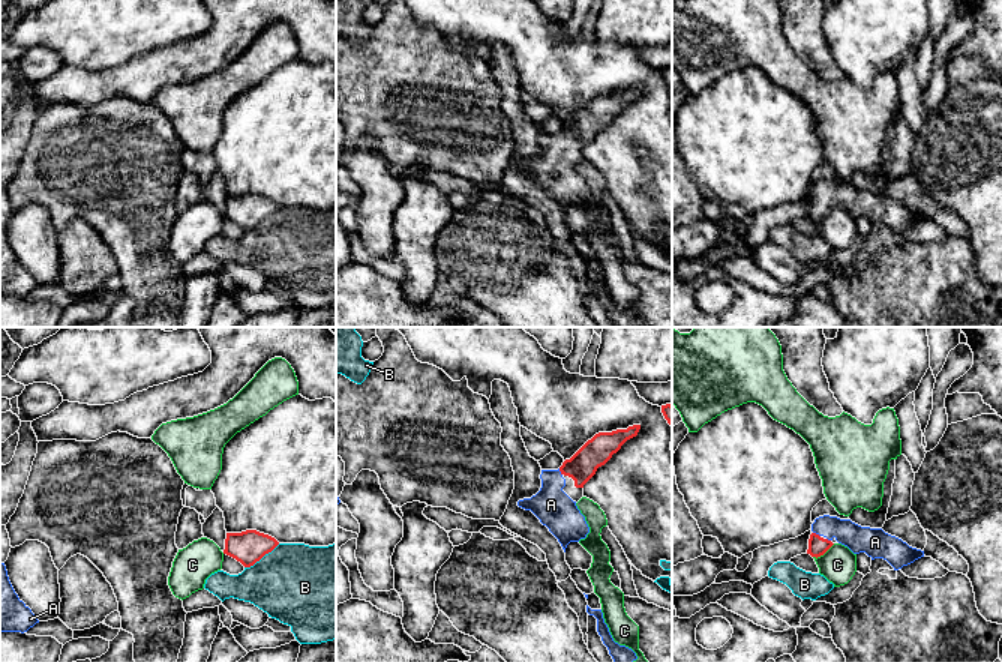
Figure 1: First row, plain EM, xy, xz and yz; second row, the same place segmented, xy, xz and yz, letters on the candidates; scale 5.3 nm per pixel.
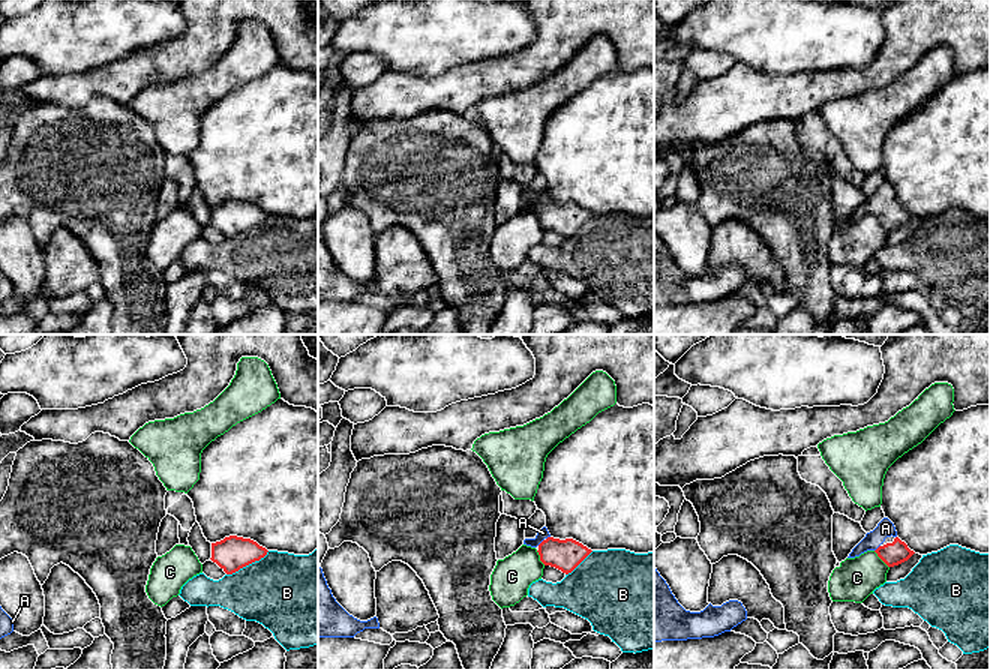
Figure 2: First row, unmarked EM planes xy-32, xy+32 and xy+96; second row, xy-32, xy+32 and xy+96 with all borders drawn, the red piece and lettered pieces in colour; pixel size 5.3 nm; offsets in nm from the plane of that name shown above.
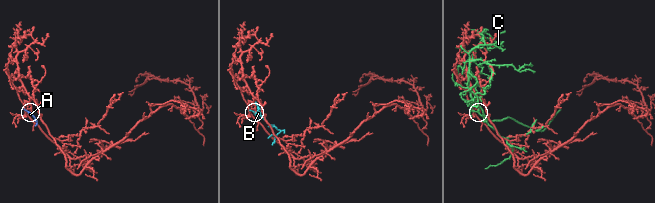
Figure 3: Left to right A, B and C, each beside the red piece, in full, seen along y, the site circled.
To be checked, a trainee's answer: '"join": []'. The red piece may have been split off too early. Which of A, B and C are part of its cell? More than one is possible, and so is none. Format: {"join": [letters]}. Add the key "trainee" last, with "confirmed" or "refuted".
{"join": ["A"], "trainee": "refuted"}

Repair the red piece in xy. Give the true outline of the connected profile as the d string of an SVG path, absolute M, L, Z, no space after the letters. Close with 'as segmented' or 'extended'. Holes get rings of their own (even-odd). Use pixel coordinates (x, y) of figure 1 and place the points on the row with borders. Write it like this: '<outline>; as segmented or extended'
M256 530L226 533L224 554L236 558L244 567L250 567L278 545L279 542L274 537Z; as segmented

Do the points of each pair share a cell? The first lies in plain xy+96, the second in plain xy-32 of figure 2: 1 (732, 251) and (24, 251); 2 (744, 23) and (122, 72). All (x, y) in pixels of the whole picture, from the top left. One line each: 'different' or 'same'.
1: different
2: different

